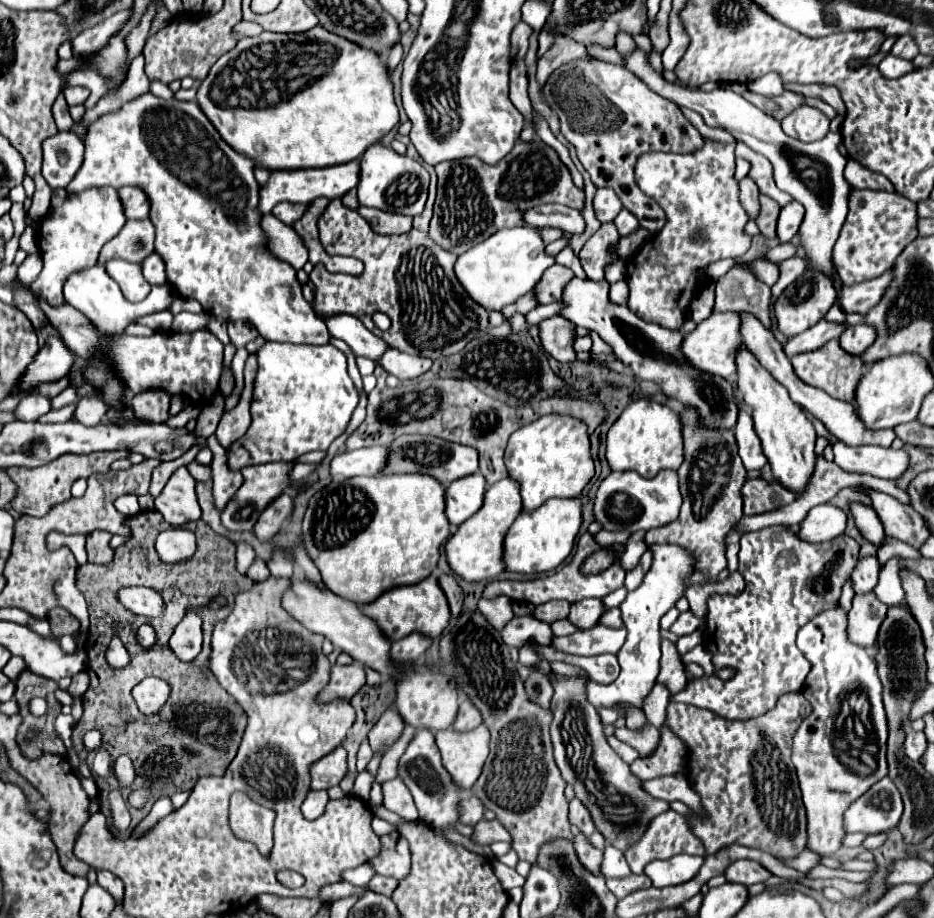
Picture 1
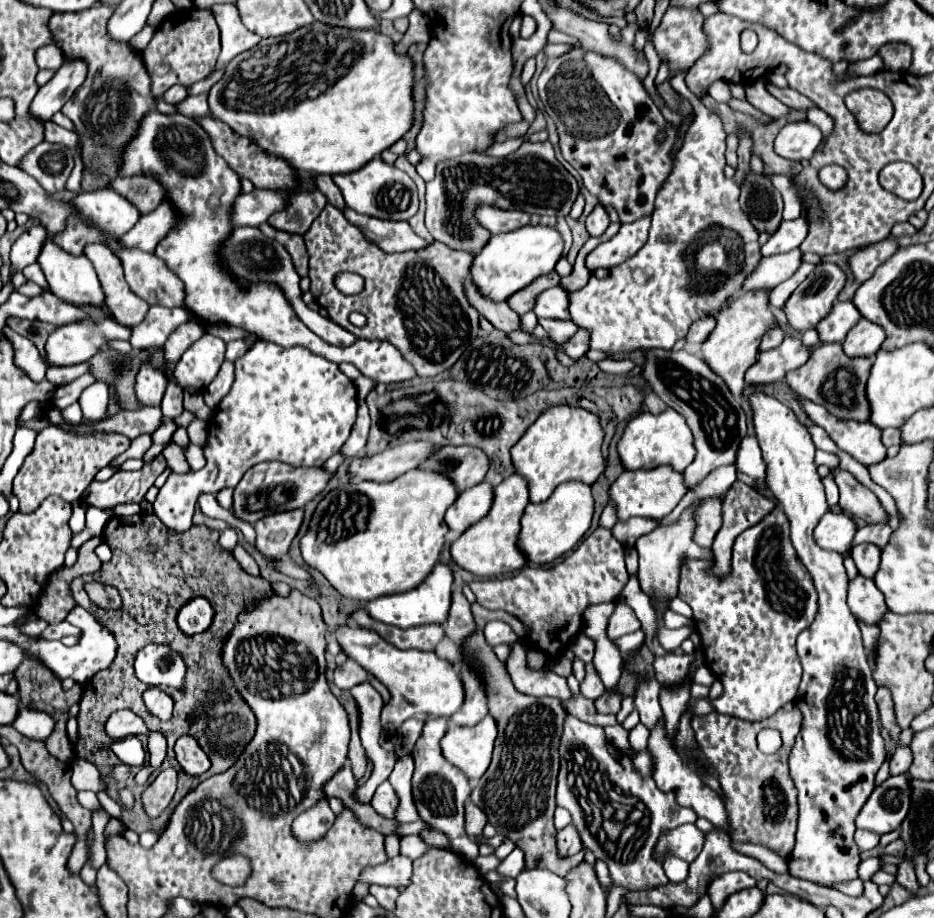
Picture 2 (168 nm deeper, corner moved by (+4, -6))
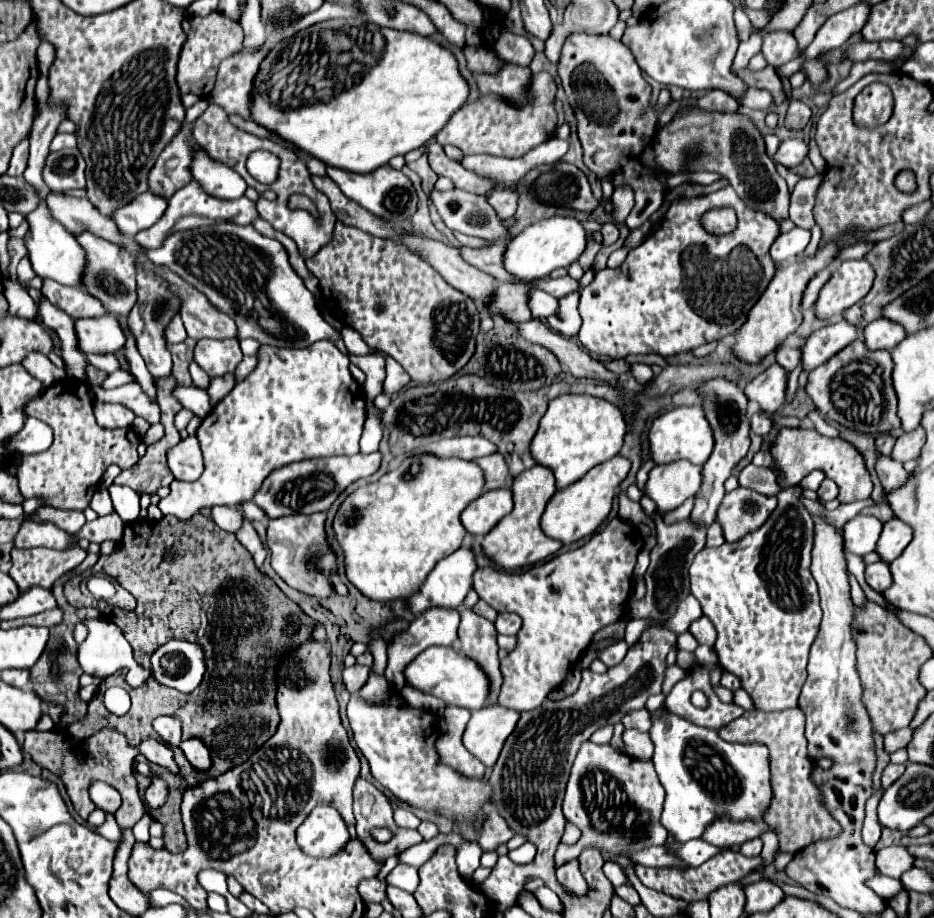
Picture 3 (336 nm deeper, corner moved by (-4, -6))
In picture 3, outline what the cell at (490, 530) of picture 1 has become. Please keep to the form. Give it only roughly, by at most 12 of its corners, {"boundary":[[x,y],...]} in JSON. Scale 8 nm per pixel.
{"boundary":[[551,468],[513,480],[513,512],[483,538],[505,570],[537,564],[563,542],[541,516],[557,494]]}

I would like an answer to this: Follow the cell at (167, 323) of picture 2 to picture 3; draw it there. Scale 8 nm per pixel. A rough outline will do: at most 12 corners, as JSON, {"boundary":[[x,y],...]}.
{"boundary":[[180,314],[175,315],[165,330],[167,344],[177,344],[187,338]]}

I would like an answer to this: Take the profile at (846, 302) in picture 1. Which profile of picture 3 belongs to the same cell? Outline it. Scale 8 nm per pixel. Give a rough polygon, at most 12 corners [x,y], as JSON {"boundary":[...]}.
{"boundary":[[845,320],[813,332],[801,350],[803,372],[825,364],[855,338]]}

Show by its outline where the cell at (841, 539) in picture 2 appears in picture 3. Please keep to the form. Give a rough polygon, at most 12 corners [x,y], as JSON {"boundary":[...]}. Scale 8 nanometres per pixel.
{"boundary":[[857,514],[843,528],[847,550],[875,552],[883,524]]}

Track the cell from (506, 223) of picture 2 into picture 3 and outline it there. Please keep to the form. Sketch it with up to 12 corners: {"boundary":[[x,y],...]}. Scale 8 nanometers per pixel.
{"boundary":[[459,188],[429,200],[447,228],[485,240],[507,236],[487,204]]}

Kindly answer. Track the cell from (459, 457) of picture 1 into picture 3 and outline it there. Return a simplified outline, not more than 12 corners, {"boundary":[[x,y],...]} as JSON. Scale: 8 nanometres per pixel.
{"boundary":[[501,454],[475,460],[485,476],[485,490],[505,488],[511,480]]}

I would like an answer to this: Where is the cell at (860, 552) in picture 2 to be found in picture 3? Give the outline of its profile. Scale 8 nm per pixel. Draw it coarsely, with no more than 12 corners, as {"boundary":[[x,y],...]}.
{"boundary":[[897,516],[883,524],[877,554],[891,562],[907,548],[913,528]]}

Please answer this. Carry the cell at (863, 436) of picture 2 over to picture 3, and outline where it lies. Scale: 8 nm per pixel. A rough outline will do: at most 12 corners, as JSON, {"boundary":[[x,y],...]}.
{"boundary":[[879,456],[877,474],[885,492],[907,484],[903,464],[889,456]]}

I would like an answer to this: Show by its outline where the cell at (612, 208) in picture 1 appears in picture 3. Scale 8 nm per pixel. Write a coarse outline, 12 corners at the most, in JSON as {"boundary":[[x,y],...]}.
{"boundary":[[603,224],[603,246],[611,246],[619,238],[615,224]]}

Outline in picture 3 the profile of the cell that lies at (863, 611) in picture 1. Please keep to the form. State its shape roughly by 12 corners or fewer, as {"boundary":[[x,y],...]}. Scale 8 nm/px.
{"boundary":[[889,562],[869,564],[865,578],[873,590],[885,592],[893,582]]}

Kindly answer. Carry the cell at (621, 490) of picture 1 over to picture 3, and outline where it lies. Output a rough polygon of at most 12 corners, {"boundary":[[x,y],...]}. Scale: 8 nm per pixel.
{"boundary":[[687,460],[649,472],[645,494],[659,512],[699,492],[703,466]]}

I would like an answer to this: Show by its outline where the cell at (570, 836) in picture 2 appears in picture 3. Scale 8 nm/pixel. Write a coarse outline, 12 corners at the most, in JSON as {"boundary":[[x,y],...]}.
{"boundary":[[577,860],[557,870],[557,880],[577,896],[587,894],[587,882]]}

